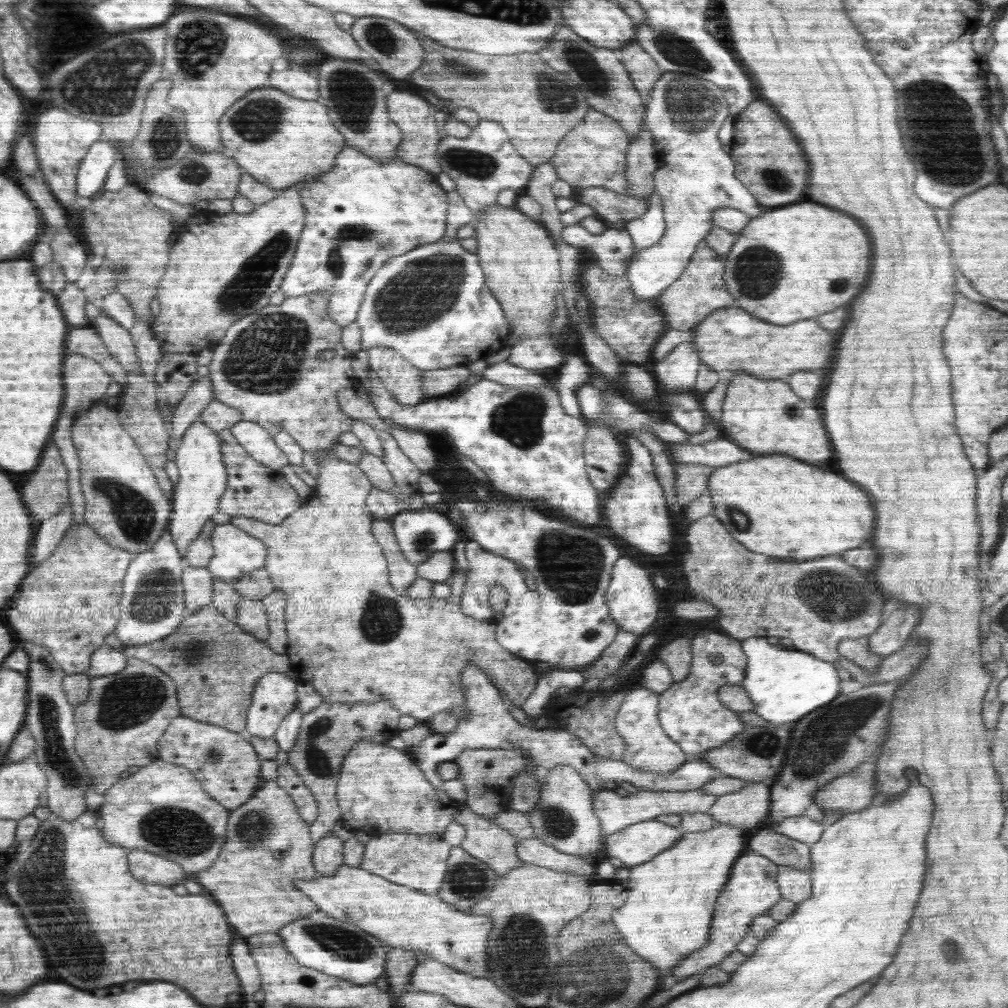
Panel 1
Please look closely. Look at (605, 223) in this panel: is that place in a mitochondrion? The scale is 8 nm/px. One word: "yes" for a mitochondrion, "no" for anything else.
no

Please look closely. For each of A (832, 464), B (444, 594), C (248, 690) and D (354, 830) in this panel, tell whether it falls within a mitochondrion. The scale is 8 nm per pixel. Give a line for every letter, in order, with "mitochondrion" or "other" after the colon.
A: other
B: other
C: other
D: other

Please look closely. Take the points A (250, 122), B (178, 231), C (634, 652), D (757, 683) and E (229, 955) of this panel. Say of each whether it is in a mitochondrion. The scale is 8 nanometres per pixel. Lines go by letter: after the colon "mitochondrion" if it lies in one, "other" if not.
A: mitochondrion
B: other
C: other
D: other
E: other

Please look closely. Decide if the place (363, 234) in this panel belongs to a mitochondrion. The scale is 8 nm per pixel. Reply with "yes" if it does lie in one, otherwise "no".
yes

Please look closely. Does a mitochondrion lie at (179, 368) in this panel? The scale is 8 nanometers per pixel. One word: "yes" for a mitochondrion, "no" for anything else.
no

